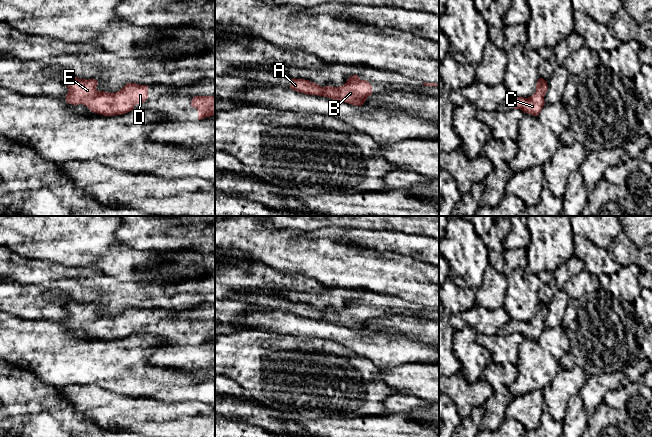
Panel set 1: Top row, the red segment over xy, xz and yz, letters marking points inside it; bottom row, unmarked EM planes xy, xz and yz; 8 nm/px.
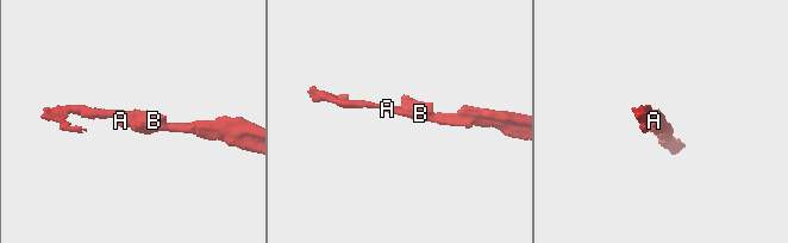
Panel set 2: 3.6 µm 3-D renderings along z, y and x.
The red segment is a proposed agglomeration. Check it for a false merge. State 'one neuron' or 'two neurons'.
one neuron

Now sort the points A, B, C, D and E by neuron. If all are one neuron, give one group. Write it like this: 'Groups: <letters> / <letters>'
Groups: A B C D E

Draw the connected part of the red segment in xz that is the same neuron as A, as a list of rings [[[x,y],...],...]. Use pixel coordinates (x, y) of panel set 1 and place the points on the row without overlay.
[[[358,299],[350,300],[340,311],[321,311],[309,304],[293,302],[290,312],[299,317],[328,321],[355,330],[363,329],[367,321],[372,319],[372,309],[366,304],[361,304]]]

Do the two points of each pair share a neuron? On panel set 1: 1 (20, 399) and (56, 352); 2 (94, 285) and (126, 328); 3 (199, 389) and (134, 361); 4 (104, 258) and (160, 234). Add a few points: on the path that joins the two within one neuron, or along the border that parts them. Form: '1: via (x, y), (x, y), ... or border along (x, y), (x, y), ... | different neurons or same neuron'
1: border along (15, 369), (26, 369), (41, 380), (58, 388) | different neurons
2: border along (95, 304), (99, 315), (139, 309) | different neurons
3: via (183, 387), (168, 386), (156, 382), (150, 376) | same neuron
4: border along (116, 229), (116, 238), (121, 243), (145, 251) | different neurons

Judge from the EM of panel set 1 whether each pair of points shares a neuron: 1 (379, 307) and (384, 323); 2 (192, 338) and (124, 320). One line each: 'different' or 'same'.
1: different
2: same

